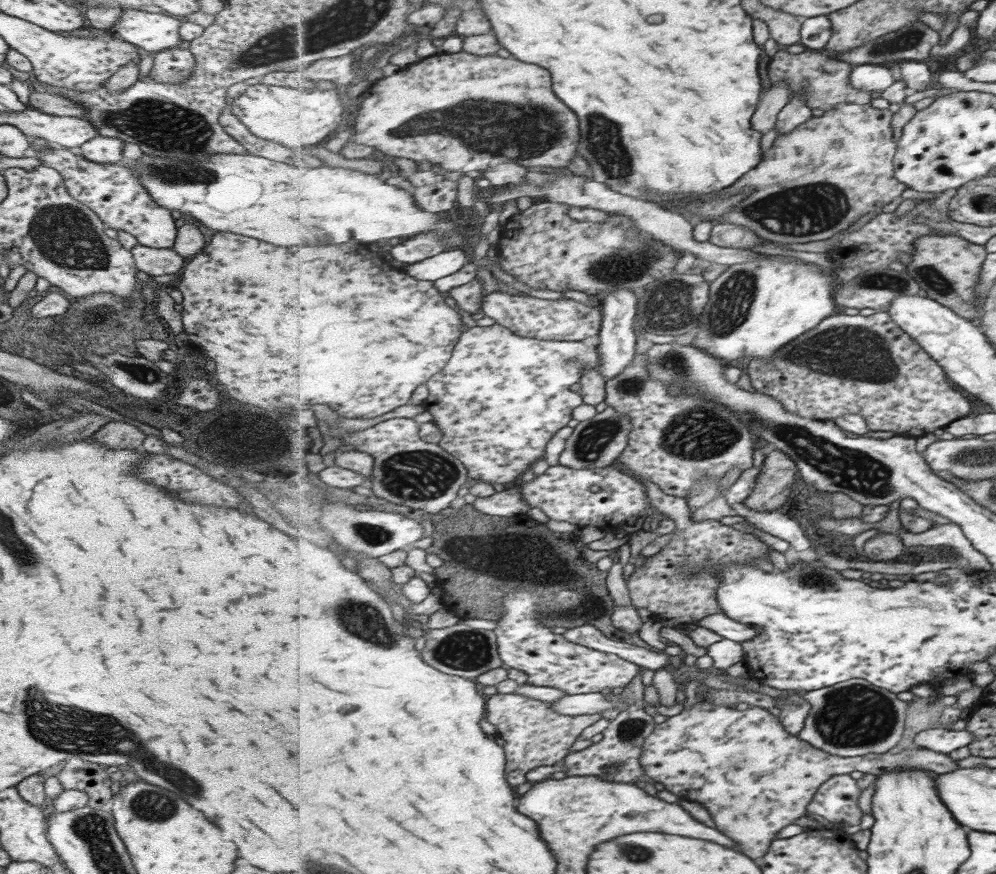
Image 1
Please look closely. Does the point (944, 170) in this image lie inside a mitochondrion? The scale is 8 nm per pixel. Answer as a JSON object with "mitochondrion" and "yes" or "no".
{"mitochondrion":"no"}

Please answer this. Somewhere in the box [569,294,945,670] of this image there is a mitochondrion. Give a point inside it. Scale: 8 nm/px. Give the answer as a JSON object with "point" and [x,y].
{"point":[858,472]}

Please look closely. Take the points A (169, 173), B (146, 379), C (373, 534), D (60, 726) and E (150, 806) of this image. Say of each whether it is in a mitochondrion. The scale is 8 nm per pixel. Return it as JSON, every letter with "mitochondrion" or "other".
{"A":"mitochondrion","B":"mitochondrion","C":"mitochondrion","D":"mitochondrion","E":"mitochondrion"}

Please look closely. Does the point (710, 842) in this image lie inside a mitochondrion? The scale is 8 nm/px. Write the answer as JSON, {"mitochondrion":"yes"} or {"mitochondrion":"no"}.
{"mitochondrion":"no"}

